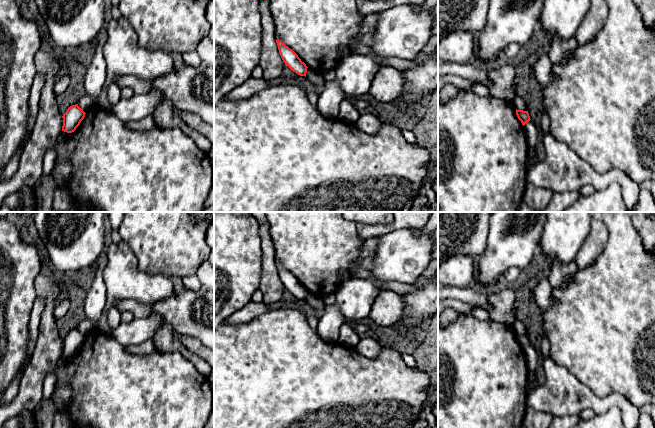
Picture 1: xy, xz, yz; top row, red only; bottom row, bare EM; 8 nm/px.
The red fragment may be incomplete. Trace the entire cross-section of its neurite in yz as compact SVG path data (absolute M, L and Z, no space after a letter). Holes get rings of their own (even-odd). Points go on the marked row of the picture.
M516 109L516 115L517 115L518 119L521 121L523 126L531 120L528 111Z

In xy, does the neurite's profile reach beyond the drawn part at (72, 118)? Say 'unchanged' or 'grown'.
unchanged

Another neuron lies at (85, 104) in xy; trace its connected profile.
M85 97L81 100L79 100L78 102L78 106L84 111L88 111L89 109L91 109L92 107L94 107L95 105L97 105L97 102L92 99L91 97Z

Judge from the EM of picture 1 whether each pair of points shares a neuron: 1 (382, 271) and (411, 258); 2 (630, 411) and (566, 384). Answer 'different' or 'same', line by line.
1: same
2: same

